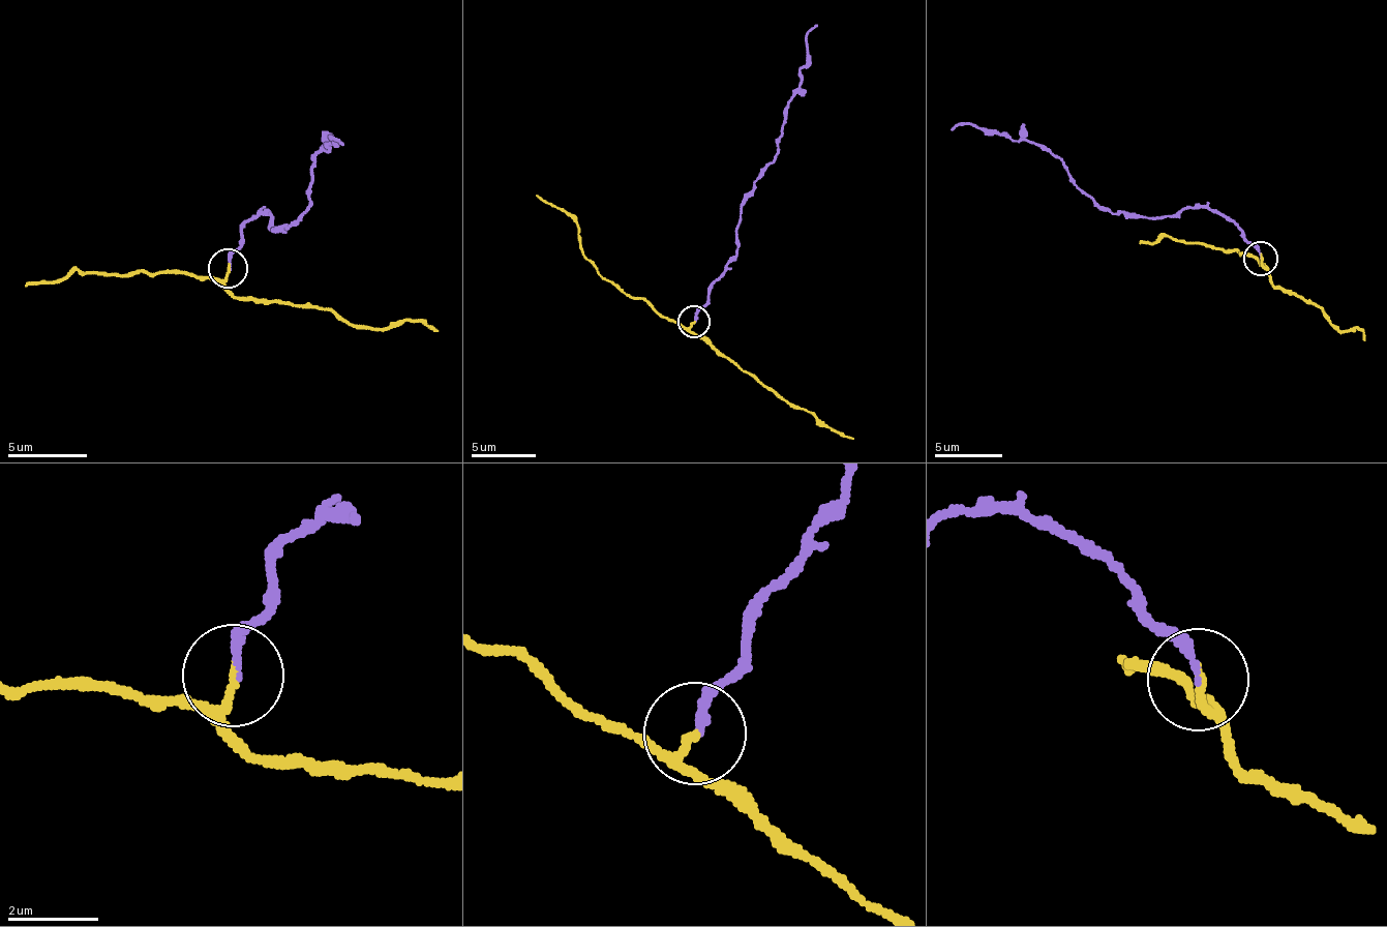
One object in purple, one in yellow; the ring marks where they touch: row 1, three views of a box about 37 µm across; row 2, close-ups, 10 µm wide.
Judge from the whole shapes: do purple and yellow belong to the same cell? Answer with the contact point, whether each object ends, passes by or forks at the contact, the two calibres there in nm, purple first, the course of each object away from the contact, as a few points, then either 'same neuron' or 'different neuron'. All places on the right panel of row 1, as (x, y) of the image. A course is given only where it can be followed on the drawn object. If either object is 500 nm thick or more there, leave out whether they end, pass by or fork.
at (1261, 258); purple ends there; yellow ends there; 170 nm thick on the purple side, 200 nm on the other; purple runs (1262, 256), (1230, 222), (1208, 207), (1128, 218), (1086, 195), (1048, 150), (965, 125), (951, 129); yellow runs (1262, 259), (1271, 283), (1320, 308), (1335, 328), (1359, 330), (1365, 341); different neuron

